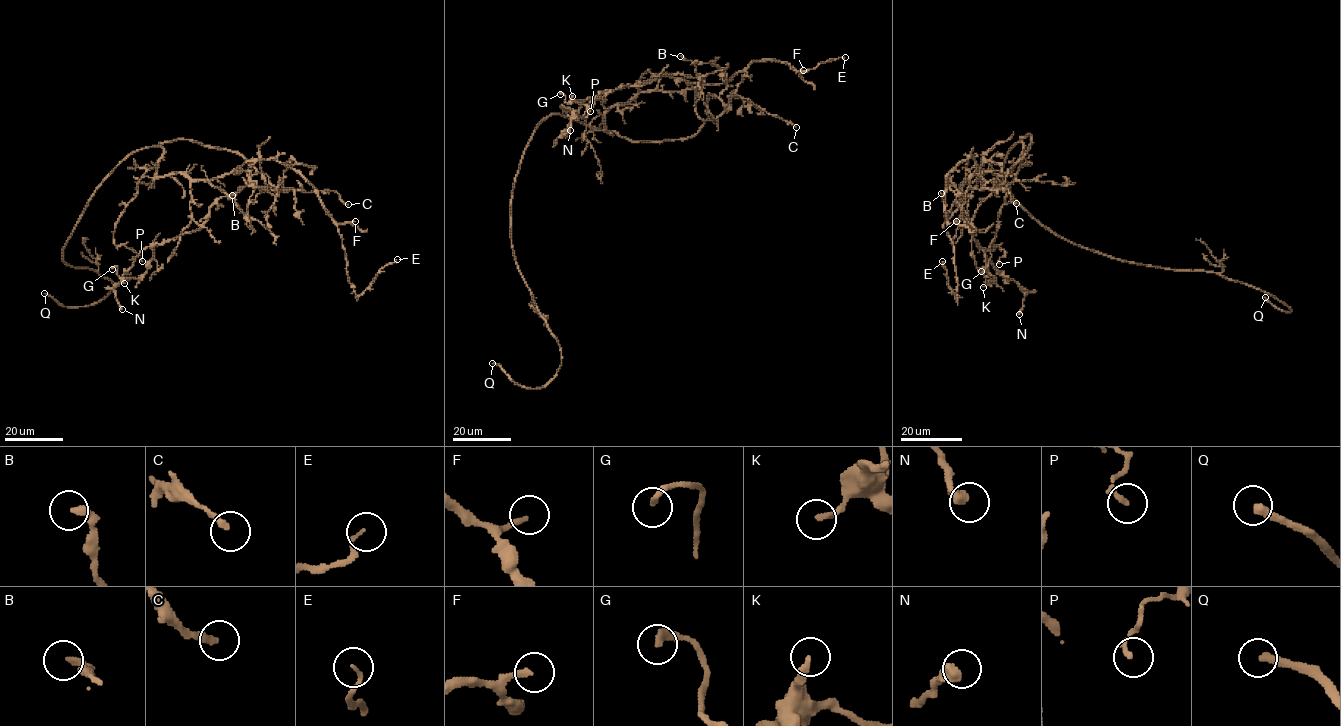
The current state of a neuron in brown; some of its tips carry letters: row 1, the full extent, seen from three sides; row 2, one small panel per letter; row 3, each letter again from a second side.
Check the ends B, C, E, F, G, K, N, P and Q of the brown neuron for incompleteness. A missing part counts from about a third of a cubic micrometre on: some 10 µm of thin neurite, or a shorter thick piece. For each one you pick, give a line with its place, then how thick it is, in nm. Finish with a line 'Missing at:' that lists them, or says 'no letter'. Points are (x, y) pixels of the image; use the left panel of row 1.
F: (355, 221) | 220 nm
Q: (44, 293) | 320 nm
Missing at: F, Q

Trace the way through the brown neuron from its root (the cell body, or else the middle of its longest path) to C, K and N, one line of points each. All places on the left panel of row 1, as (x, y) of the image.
C: (132, 154), (172, 140), (197, 141), (243, 155), (272, 185), (281, 183), (284, 190), (333, 190), (348, 204)
K: (132, 154), (163, 150), (156, 177), (190, 181), (192, 220), (124, 283)
N: (132, 154), (163, 150), (156, 177), (190, 181), (192, 220), (135, 258), (113, 289), (122, 309)

